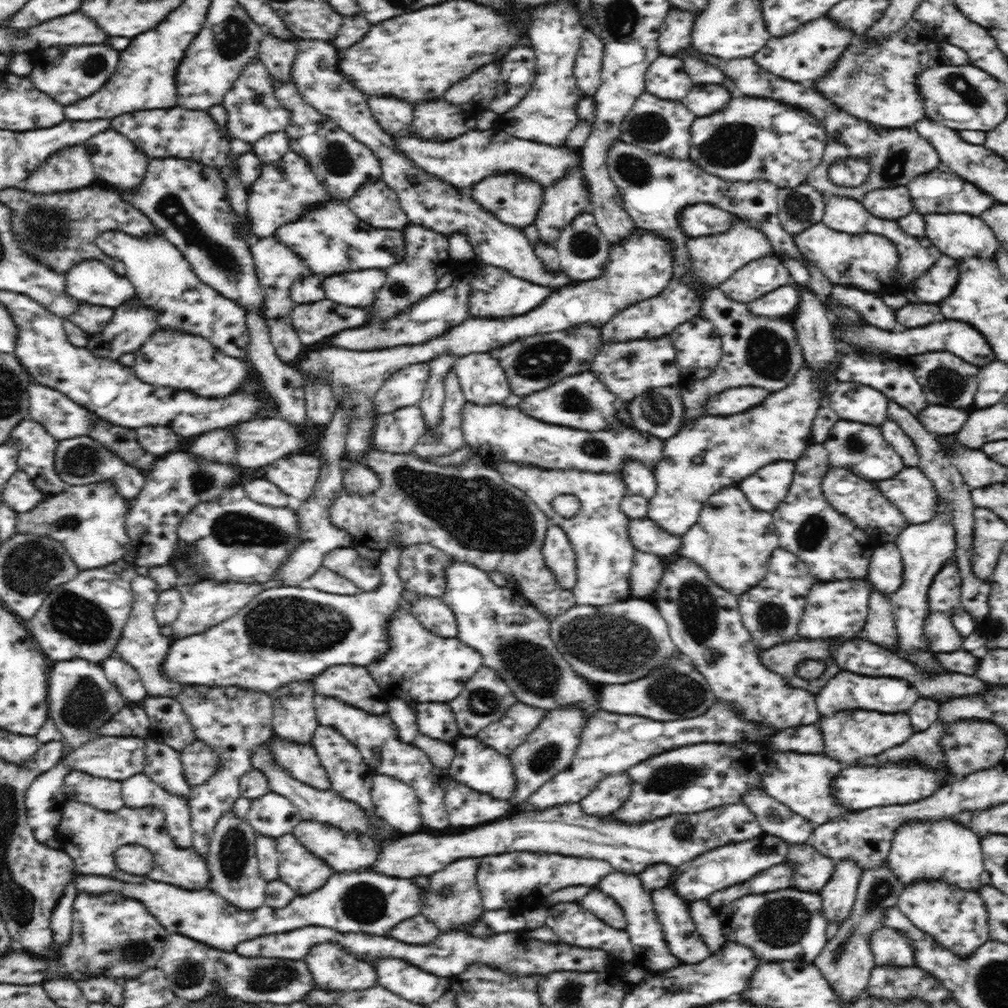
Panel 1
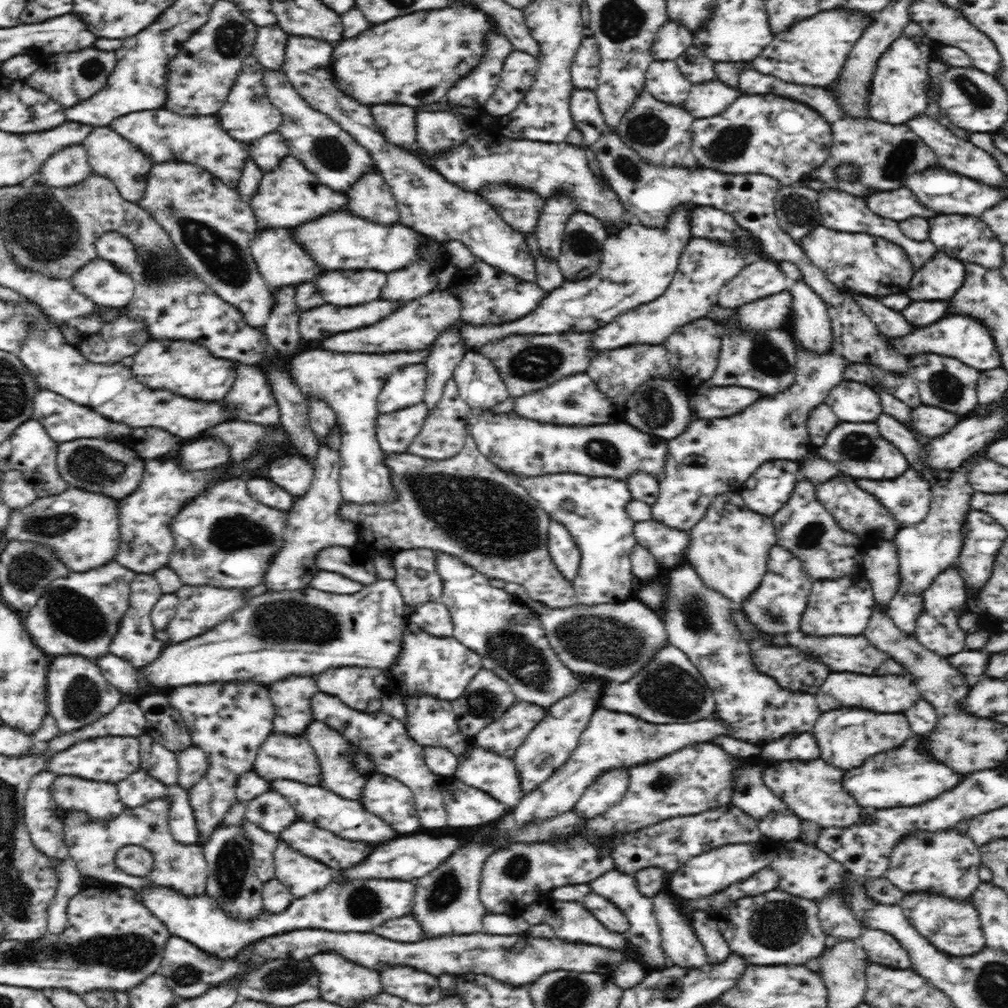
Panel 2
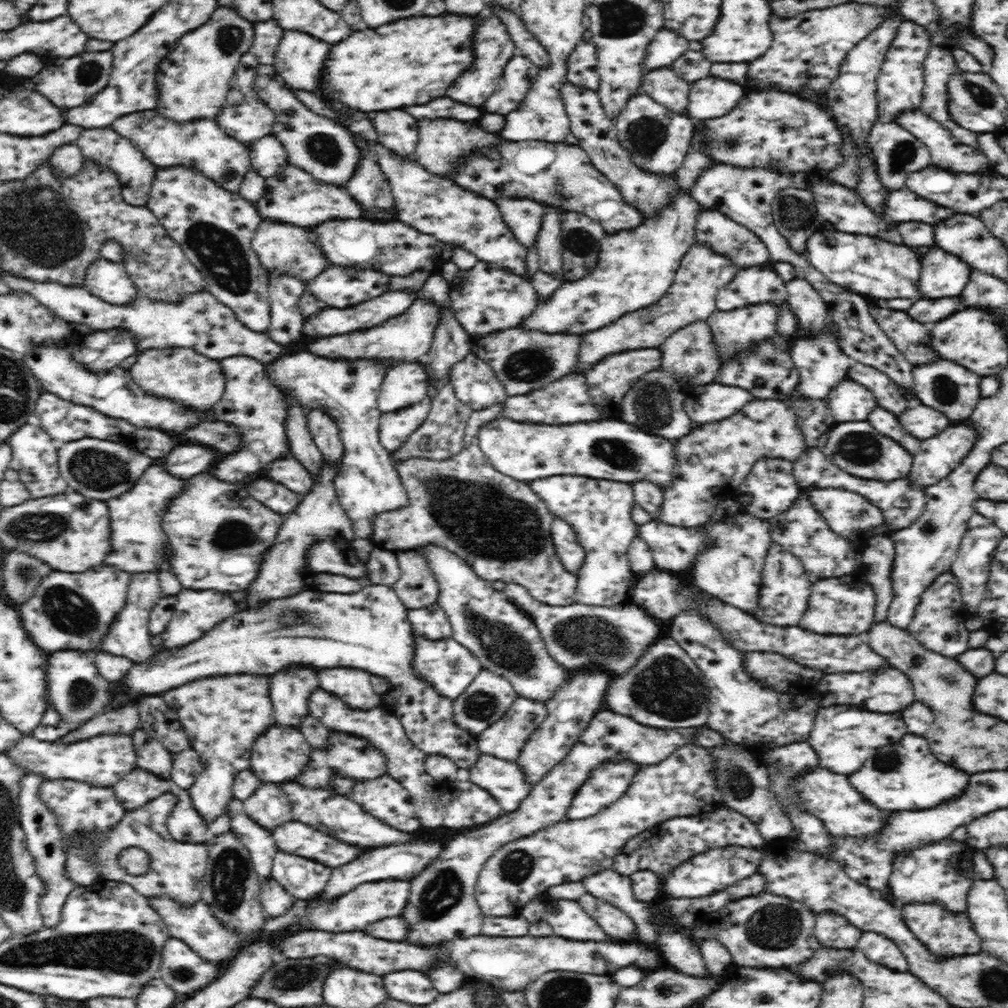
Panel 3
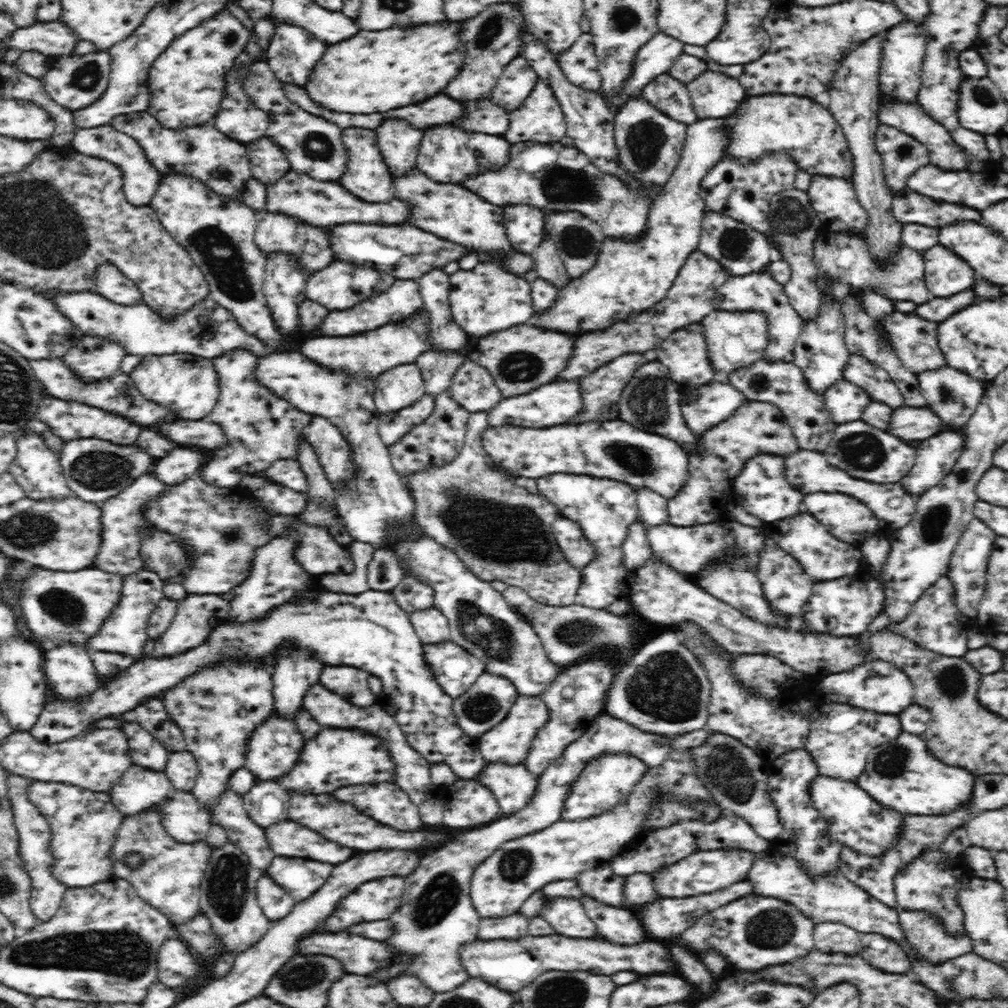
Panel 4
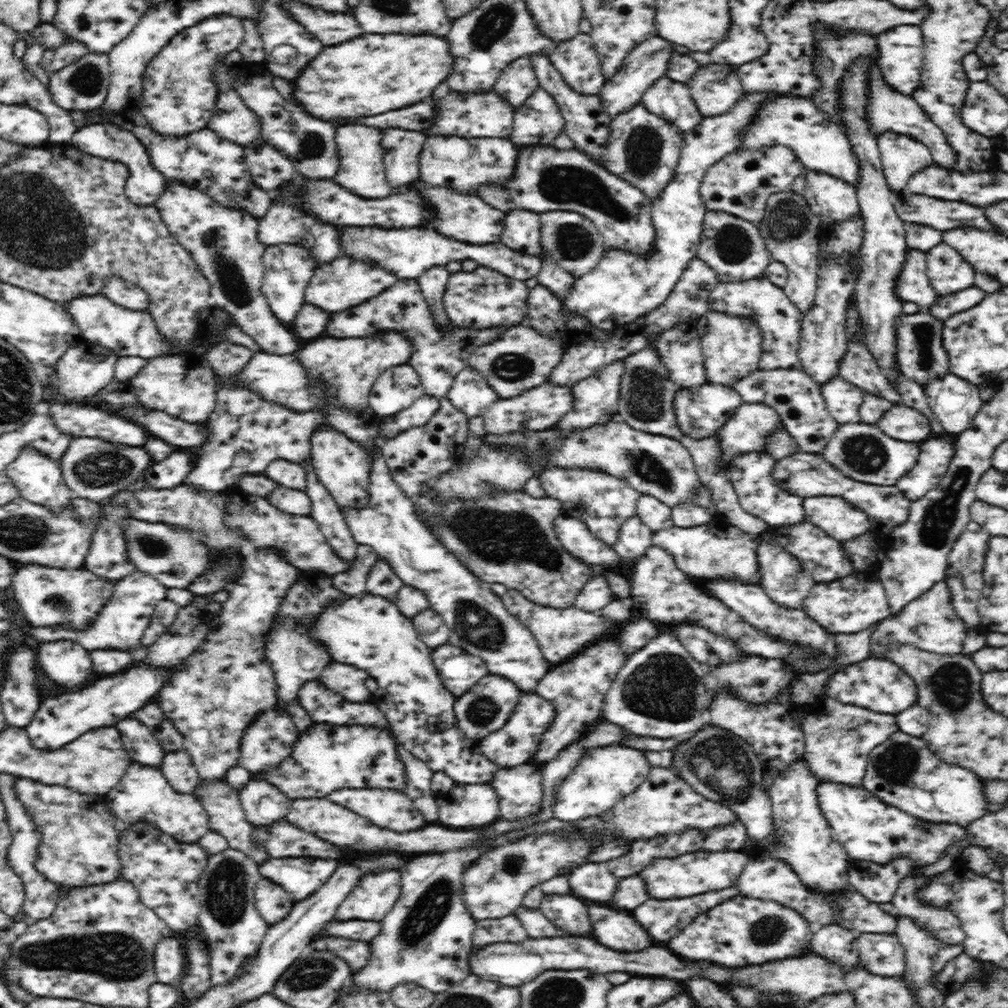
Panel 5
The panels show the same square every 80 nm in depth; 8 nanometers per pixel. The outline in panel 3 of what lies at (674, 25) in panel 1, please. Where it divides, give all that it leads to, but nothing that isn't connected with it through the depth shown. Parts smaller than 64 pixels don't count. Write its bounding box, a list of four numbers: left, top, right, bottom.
[643,28,689,72]

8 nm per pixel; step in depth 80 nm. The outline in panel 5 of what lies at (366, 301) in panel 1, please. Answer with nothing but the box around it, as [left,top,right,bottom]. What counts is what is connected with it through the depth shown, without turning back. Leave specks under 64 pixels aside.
[304,255,398,312]

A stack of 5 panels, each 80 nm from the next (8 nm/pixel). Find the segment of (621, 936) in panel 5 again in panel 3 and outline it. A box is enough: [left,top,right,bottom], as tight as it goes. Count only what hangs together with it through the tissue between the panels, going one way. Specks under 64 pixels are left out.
[580,894,636,940]

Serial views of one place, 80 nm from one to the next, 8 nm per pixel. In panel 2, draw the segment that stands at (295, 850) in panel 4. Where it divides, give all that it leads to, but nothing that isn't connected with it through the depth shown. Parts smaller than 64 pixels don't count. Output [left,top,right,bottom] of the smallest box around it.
[278,820,376,872]

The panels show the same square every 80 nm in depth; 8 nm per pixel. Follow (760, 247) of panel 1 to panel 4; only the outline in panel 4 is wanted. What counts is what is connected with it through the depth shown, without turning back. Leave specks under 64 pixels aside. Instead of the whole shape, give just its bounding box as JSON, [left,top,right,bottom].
[557,249,730,380]

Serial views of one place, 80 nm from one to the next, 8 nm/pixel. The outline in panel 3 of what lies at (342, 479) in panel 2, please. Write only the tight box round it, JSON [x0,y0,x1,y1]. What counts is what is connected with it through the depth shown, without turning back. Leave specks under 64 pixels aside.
[265,352,408,539]

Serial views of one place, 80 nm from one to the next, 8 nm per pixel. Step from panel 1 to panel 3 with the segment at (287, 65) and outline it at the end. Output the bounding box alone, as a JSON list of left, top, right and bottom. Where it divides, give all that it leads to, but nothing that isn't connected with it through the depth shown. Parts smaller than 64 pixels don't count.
[249,18,283,66]

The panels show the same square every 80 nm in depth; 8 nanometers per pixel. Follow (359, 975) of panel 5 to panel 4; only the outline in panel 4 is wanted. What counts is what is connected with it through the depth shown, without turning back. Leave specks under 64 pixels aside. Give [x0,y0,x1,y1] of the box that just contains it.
[369,712,676,993]

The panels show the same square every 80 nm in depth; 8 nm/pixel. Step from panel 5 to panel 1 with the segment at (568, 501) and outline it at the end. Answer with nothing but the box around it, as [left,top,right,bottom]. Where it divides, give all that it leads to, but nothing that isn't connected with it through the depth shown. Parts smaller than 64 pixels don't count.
[488,460,637,606]

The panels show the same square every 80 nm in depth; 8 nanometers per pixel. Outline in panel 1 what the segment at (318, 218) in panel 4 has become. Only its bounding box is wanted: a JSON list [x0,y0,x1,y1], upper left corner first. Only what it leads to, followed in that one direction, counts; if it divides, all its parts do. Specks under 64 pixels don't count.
[247,150,333,239]

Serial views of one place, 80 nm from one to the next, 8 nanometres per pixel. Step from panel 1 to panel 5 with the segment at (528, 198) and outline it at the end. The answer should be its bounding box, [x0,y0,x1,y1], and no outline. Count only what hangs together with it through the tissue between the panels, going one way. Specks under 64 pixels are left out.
[502,210,541,255]

